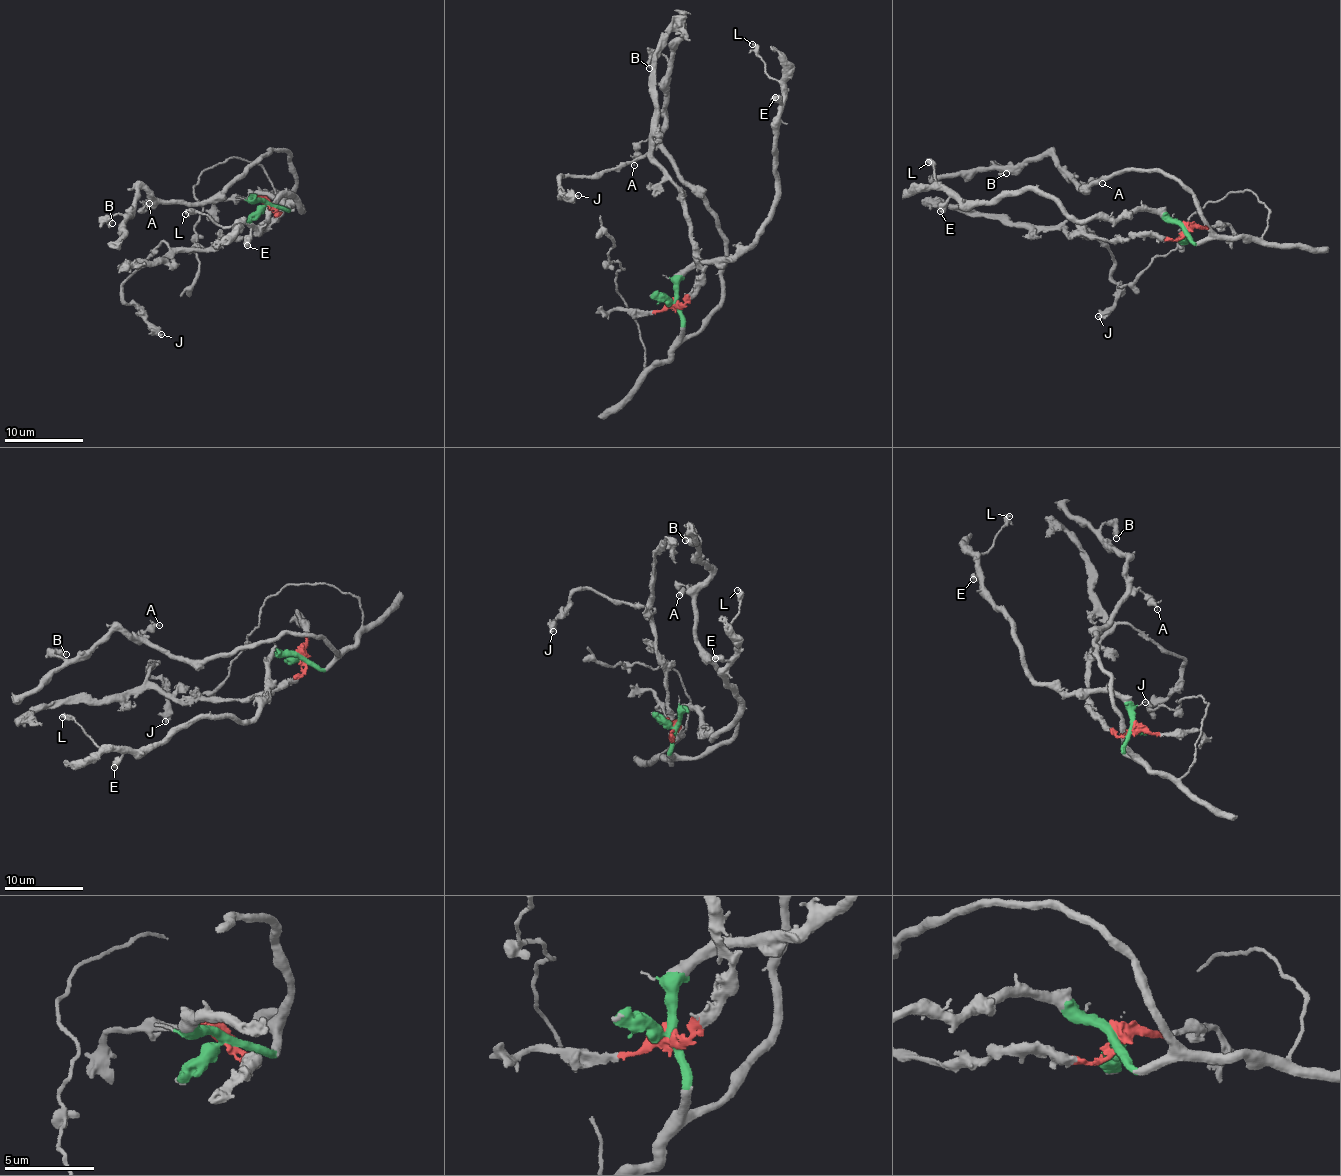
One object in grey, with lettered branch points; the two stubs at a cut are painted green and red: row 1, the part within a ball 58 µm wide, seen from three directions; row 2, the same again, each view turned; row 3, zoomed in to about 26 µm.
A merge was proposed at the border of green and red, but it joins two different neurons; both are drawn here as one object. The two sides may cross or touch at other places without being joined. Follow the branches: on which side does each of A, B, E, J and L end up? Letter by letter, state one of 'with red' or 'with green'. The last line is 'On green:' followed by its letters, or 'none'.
A: with green
B: with green
E: with green
J: with red
L: with green
On green: A, B, E, L

